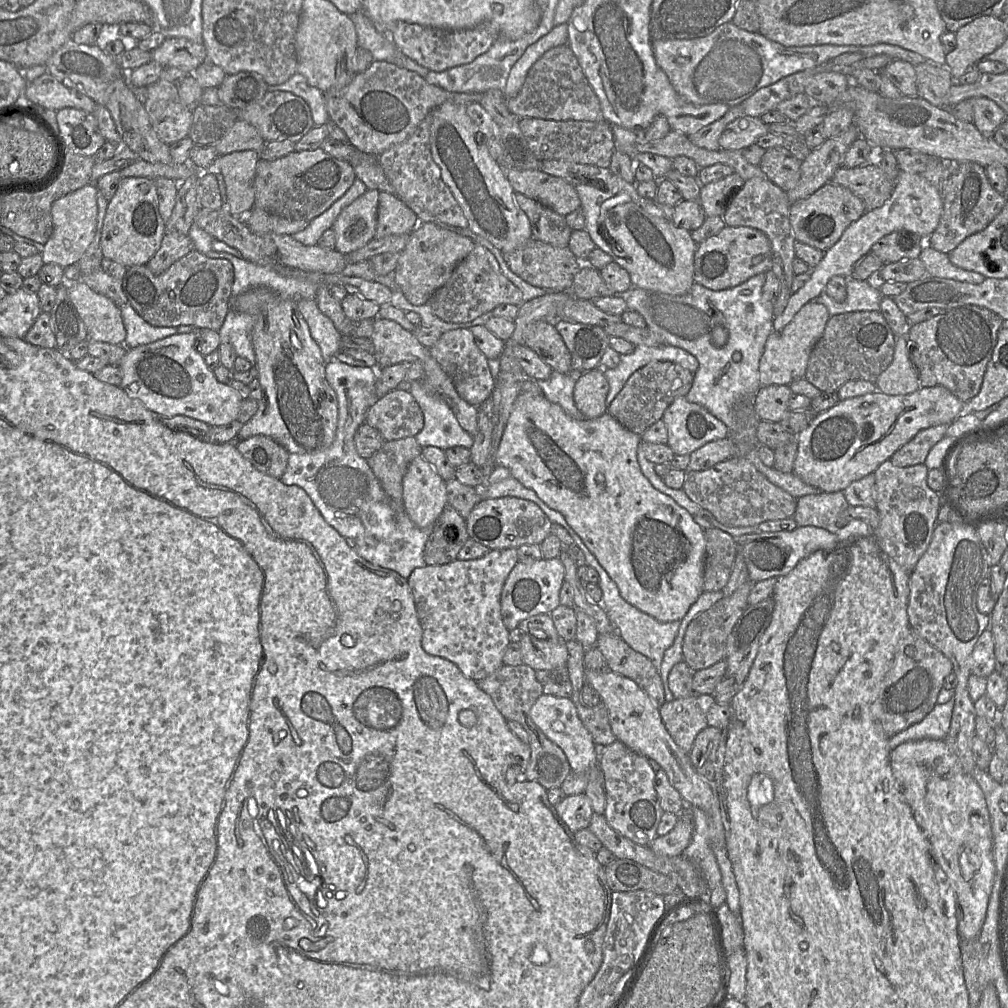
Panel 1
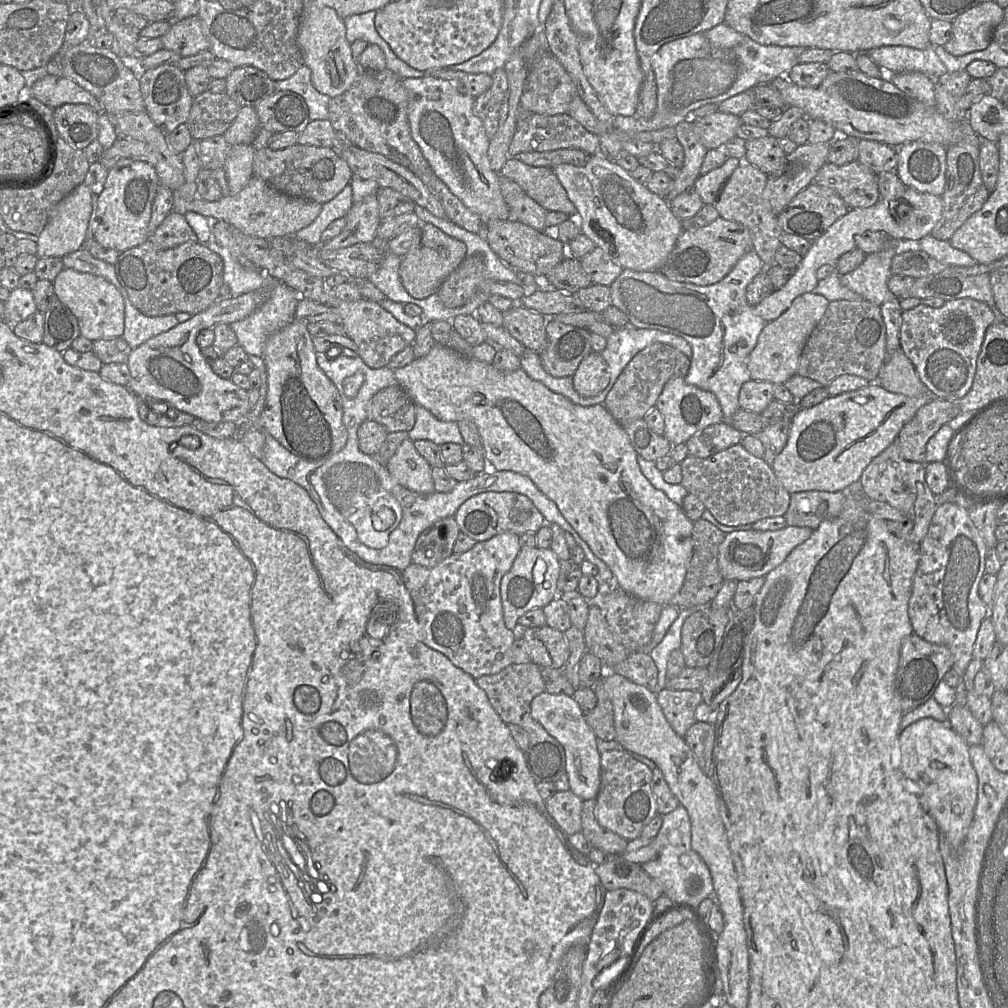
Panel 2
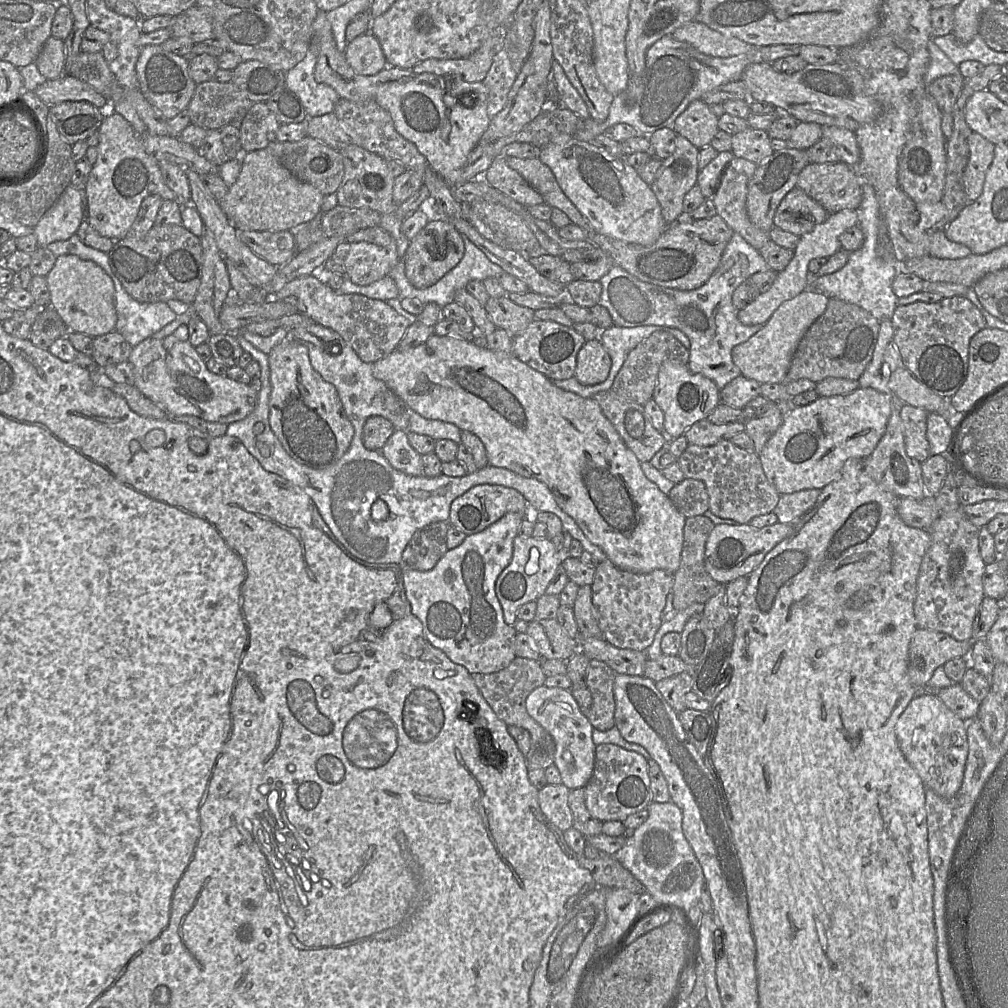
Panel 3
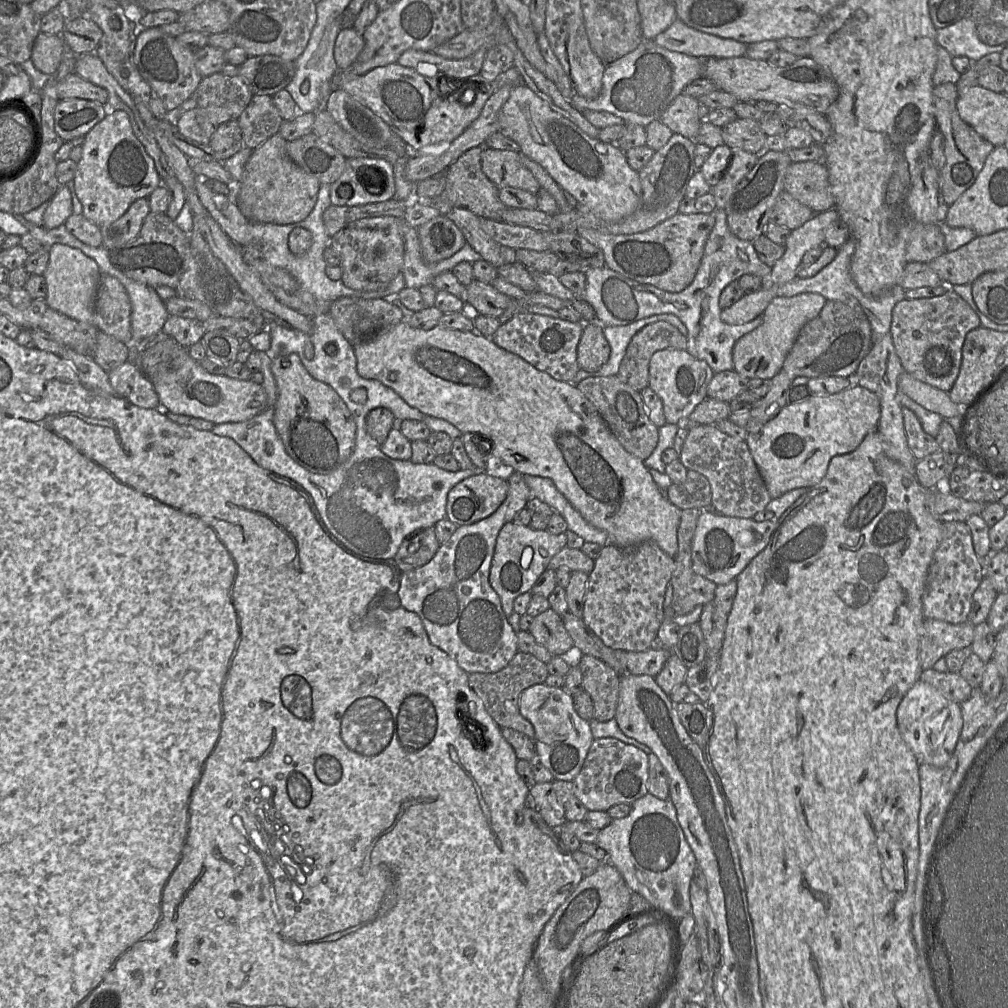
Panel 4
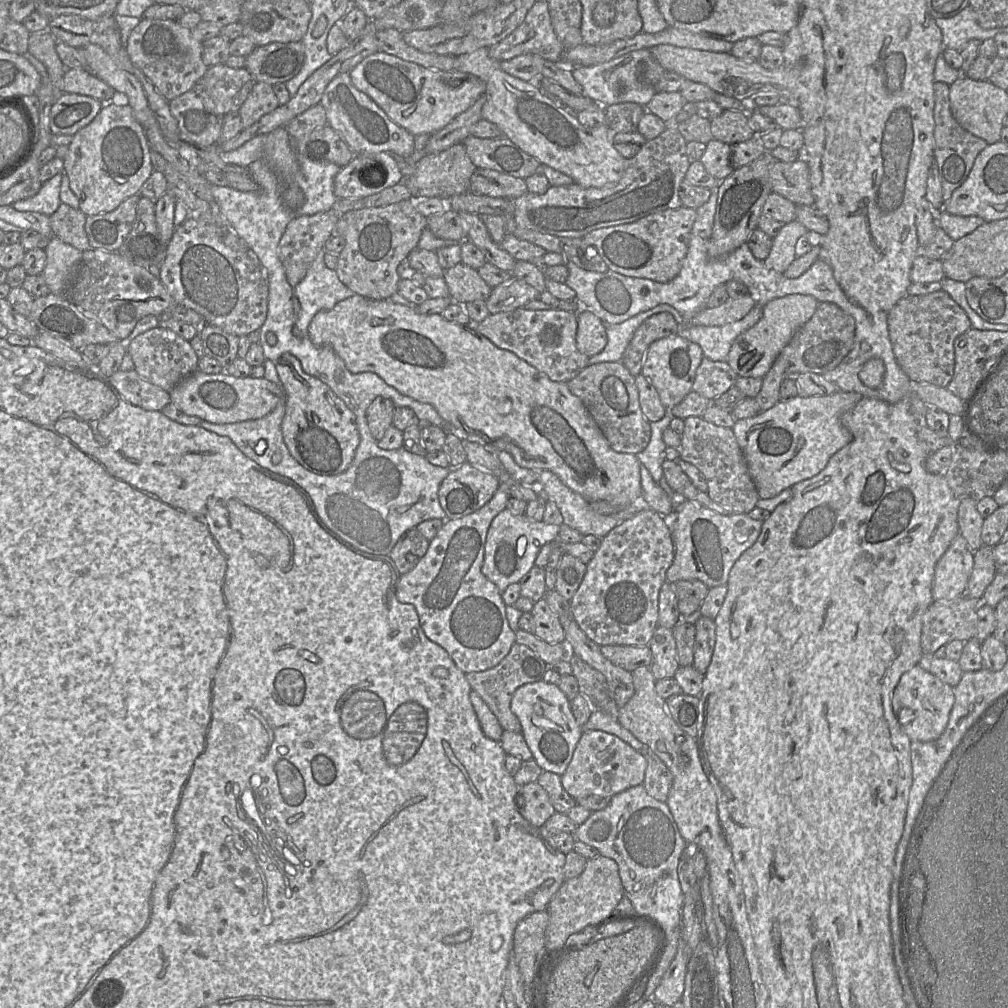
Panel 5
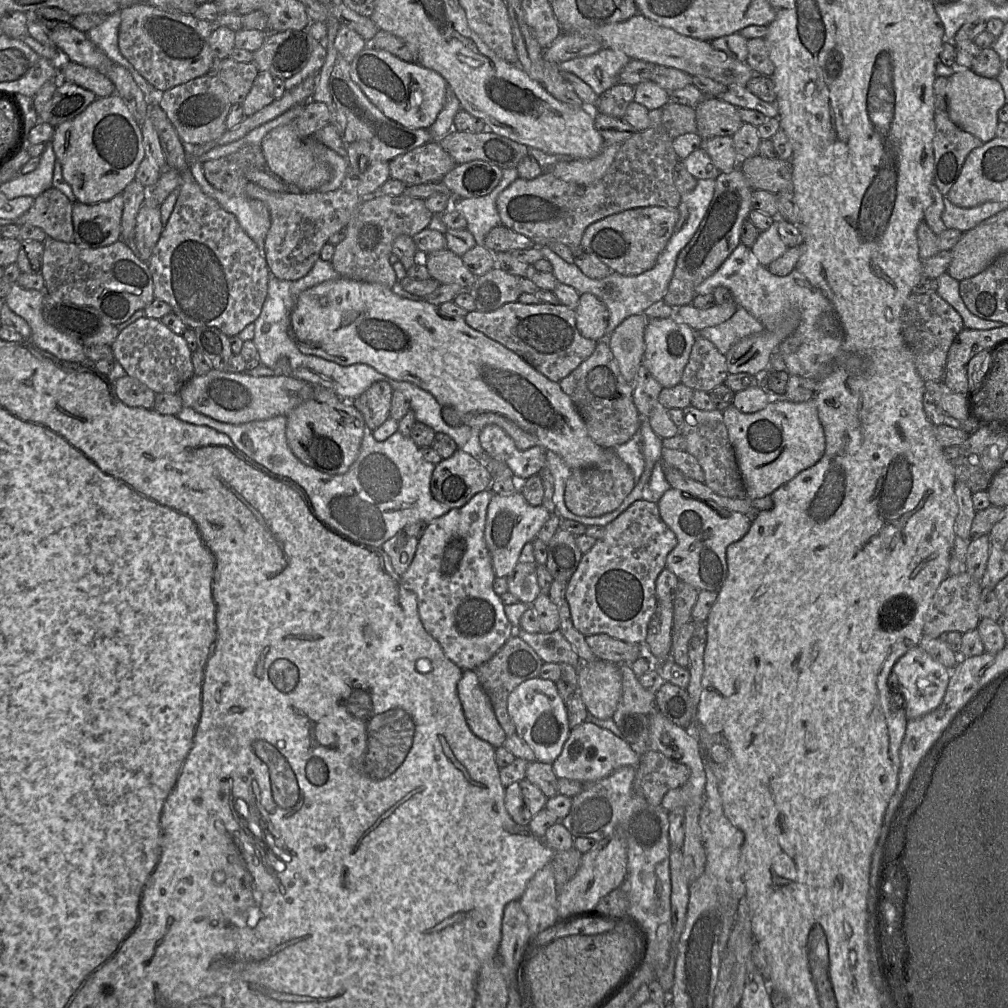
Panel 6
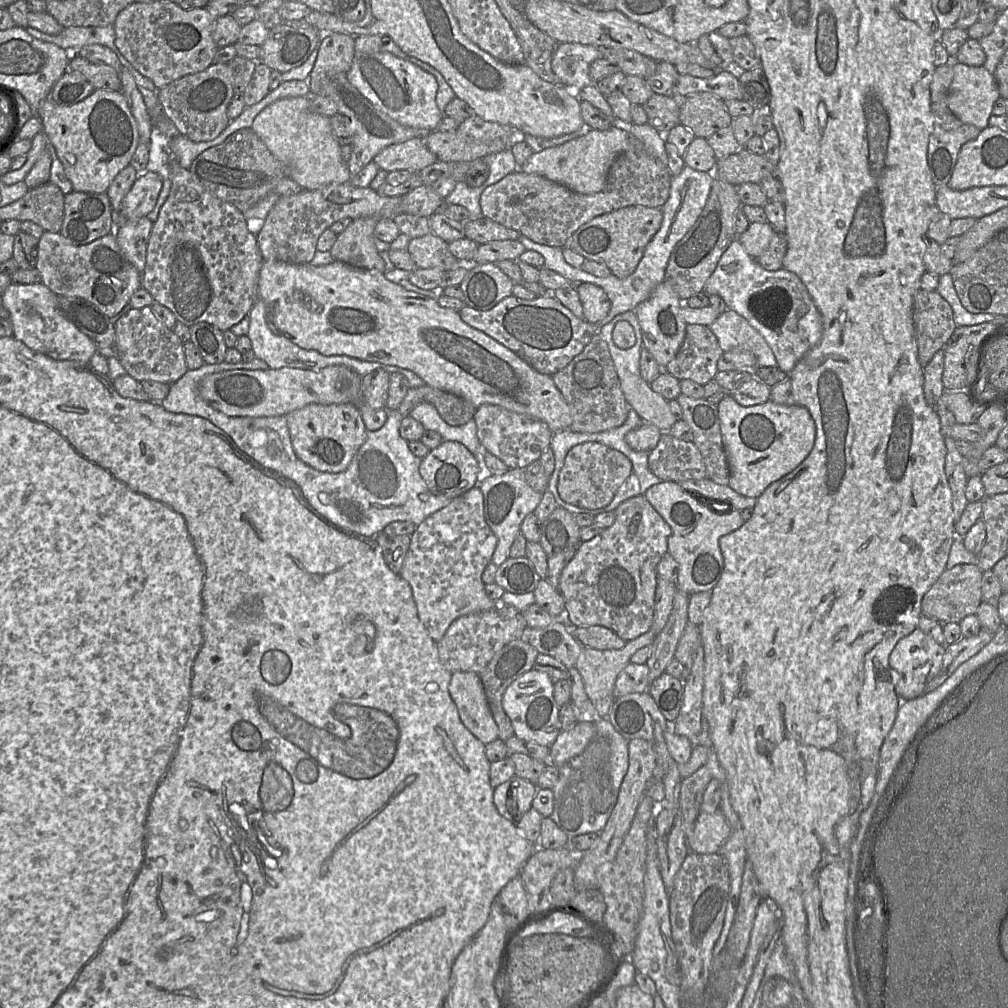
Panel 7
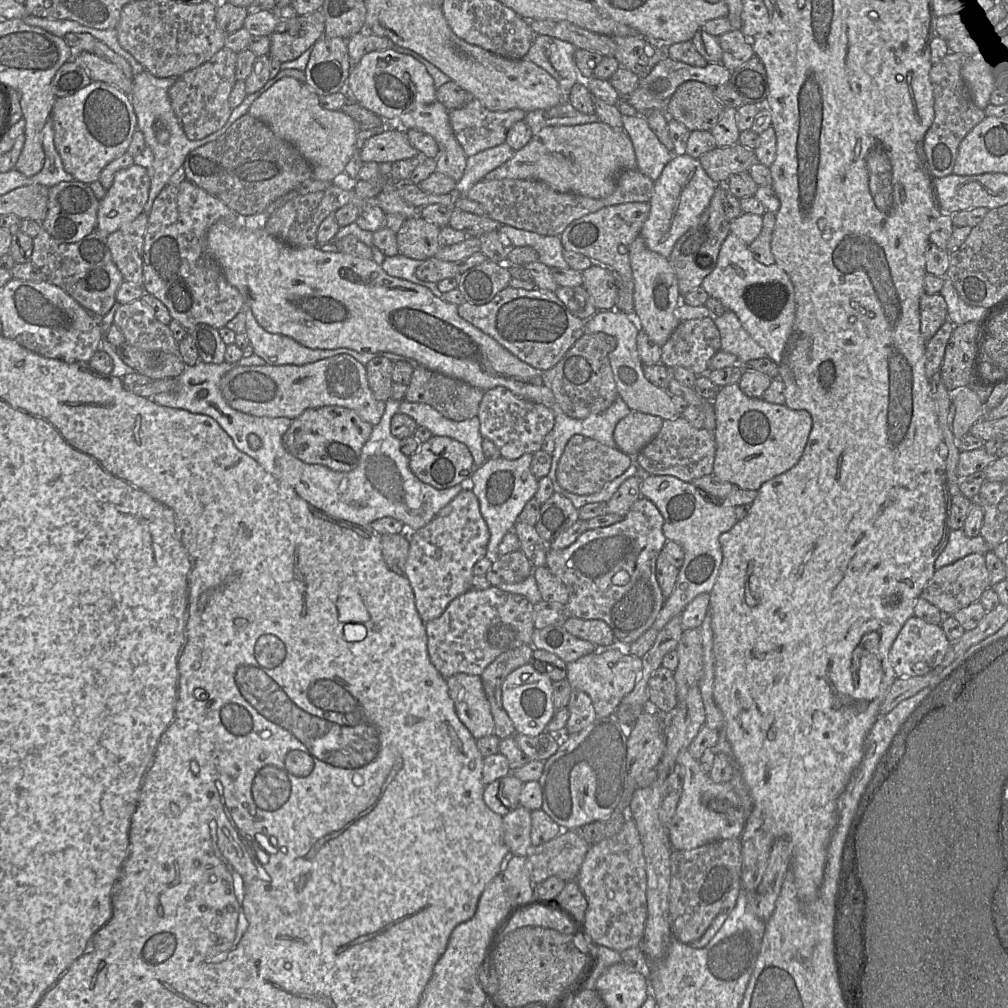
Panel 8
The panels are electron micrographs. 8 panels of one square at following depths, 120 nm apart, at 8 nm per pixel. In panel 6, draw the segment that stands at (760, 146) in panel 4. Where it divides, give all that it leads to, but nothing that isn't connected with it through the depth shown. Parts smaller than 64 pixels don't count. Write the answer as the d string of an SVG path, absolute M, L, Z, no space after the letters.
M705 97L695 107L697 133L703 140L733 136L744 123L738 108L716 97Z

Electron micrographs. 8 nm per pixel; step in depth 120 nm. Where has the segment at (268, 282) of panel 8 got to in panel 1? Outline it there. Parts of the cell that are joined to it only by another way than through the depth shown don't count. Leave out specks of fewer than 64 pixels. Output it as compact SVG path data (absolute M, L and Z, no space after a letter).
M521 392L513 405L505 426L499 448L496 453L496 464L507 468L511 476L525 487L533 490L538 497L551 509L560 512L566 522L579 535L590 552L596 557L611 579L616 583L620 595L629 604L652 616L660 622L681 621L690 606L703 592L703 573L705 559L705 538L703 529L694 522L692 515L679 506L671 497L655 489L643 475L637 460L637 449L642 437L623 427L609 412L596 419L576 420L568 416L555 403L550 402L541 394Z

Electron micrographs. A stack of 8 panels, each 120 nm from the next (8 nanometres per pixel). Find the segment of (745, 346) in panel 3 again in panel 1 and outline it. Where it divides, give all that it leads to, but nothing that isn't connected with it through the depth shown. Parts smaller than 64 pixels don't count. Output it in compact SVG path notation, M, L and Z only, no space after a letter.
M810 301L796 313L781 331L773 331L768 337L759 362L759 382L762 386L788 385L804 378L812 349L822 337L830 318L827 308Z

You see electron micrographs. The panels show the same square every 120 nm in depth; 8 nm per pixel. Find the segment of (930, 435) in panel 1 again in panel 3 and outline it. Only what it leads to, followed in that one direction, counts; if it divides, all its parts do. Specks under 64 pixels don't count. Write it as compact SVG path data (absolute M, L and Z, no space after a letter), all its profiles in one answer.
M903 404L900 411L906 453L920 463L931 456L926 437L928 414L928 411L908 404Z

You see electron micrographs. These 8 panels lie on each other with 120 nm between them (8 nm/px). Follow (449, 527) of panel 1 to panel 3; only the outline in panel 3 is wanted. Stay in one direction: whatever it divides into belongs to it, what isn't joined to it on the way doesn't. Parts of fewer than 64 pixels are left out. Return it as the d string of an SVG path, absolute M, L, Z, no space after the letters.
M440 521L417 530L403 551L401 570L431 570L448 550L446 536L450 526L448 521Z

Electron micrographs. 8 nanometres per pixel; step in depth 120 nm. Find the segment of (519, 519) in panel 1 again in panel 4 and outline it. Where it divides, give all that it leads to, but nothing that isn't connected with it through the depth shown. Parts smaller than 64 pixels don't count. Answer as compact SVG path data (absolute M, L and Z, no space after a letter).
M487 472L474 474L448 492L446 518L457 526L473 524L494 513L507 493L505 479Z

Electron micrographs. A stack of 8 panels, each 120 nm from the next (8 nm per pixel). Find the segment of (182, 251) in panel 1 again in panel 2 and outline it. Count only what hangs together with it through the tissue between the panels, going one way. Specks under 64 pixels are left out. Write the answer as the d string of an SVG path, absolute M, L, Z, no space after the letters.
M171 211L150 237L157 249L174 248L185 242L199 242L183 214Z

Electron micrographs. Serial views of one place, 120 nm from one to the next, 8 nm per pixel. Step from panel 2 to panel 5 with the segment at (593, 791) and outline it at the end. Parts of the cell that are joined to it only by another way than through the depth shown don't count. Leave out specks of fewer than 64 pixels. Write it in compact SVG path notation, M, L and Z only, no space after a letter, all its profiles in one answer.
M540 680L518 687L512 696L510 709L521 723L521 733L532 752L532 758L542 770L563 775L583 733L567 696L557 685Z

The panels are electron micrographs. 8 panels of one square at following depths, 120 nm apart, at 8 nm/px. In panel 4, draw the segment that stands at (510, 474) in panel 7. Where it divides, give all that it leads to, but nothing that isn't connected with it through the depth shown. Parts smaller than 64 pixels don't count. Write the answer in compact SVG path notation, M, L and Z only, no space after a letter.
M506 523L496 539L495 550L489 572L491 587L499 595L502 609L507 617L513 612L515 598L530 592L539 576L547 569L552 557L567 544L565 533L557 535L547 530L534 530L530 526Z

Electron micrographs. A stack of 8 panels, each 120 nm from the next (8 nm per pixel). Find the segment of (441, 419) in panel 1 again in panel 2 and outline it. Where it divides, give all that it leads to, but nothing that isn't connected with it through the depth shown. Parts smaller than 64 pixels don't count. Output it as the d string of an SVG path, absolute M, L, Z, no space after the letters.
M416 405L415 412L415 425L408 432L408 437L413 442L431 440L438 445L457 443L462 446L465 444L459 431L458 422L439 420L426 408L419 405Z

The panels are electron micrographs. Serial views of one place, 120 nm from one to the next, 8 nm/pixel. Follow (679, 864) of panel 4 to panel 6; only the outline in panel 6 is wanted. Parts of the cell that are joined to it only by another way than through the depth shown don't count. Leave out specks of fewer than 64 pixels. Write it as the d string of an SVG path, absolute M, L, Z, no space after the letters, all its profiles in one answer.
M623 766L605 778L584 784L582 791L572 798L570 812L561 820L561 823L574 838L586 837L599 842L612 836L620 836L624 840L627 849L627 877L625 880L625 891L629 900L627 913L641 923L648 935L648 951L645 963L654 968L658 980L668 964L673 936L669 815L661 806L649 804L641 792L634 790L635 775L635 767Z

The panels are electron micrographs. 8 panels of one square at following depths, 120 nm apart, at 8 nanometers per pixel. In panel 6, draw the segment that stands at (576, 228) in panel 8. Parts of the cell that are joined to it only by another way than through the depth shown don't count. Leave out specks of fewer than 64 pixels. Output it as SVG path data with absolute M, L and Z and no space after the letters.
M649 206L623 211L588 226L580 246L591 256L606 264L611 272L637 276L652 269L667 246L679 219L677 208Z

